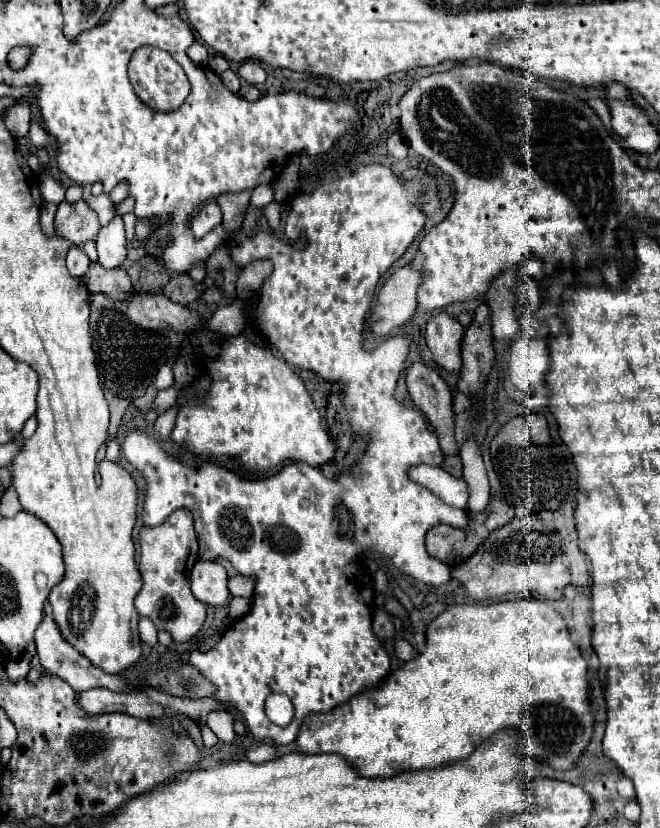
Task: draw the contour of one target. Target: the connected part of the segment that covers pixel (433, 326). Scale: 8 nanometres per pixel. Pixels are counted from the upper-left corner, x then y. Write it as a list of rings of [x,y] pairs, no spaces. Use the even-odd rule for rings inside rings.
[[[437,312],[427,322],[425,342],[429,350],[433,352],[433,358],[439,366],[447,370],[459,370],[461,368],[461,338],[463,338],[463,326],[457,318],[449,316],[447,312]]]

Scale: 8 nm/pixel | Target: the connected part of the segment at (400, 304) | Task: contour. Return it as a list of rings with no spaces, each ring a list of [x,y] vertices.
[[[405,264],[395,270],[393,276],[383,284],[377,308],[369,318],[371,330],[375,334],[391,334],[407,320],[411,320],[417,310],[417,290],[421,278],[421,270],[415,270],[411,264]]]

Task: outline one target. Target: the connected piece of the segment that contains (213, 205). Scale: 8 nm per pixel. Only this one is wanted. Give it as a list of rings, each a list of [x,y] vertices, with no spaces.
[[[209,202],[191,220],[191,232],[195,238],[203,238],[207,232],[217,228],[219,224],[221,224],[221,210],[217,202]]]

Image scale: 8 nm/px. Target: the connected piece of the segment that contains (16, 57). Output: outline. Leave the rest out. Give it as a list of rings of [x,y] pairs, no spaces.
[[[15,48],[11,50],[11,56],[9,56],[9,64],[11,68],[23,68],[27,64],[27,58],[29,58],[29,50],[27,48]]]

